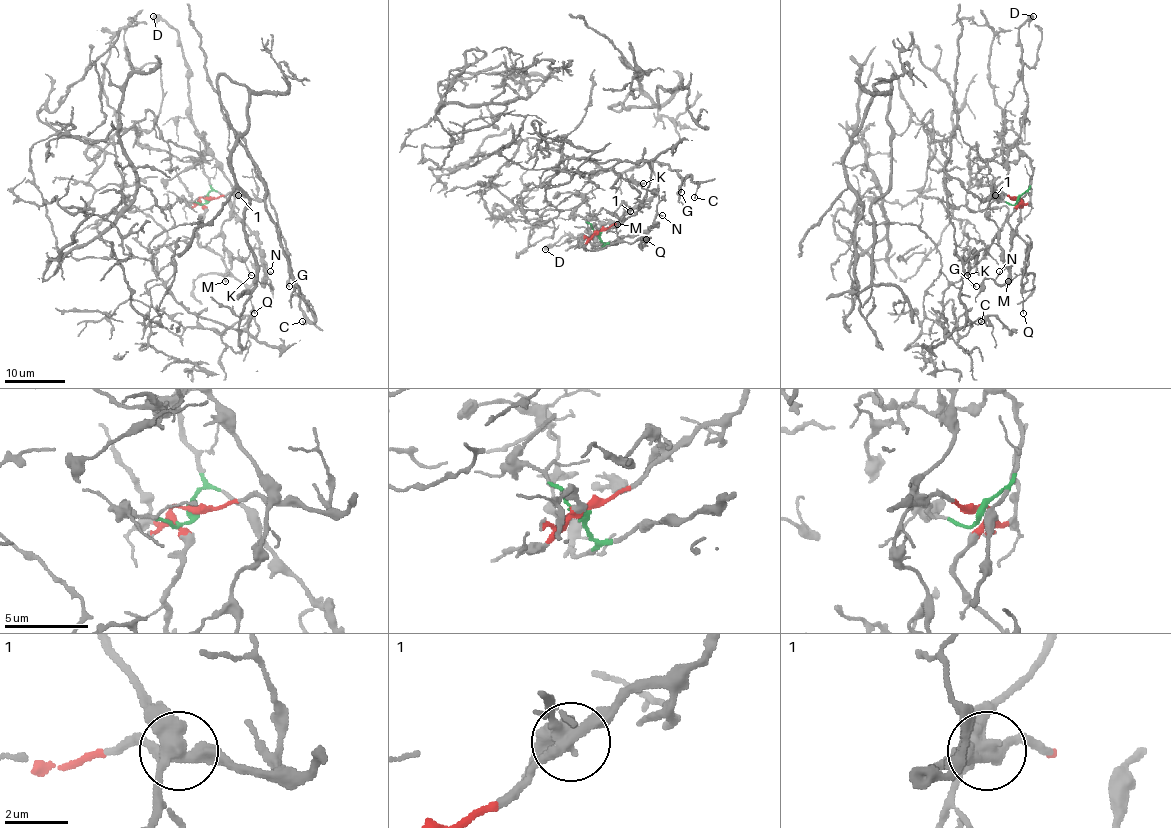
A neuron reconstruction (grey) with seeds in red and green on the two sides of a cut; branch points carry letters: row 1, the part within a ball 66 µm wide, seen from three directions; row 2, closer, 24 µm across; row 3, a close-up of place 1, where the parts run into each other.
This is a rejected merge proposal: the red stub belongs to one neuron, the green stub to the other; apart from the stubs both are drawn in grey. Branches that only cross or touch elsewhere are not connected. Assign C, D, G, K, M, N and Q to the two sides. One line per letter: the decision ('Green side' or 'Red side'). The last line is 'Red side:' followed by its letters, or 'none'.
C: Red side
D: Green side
G: Red side
K: Green side
M: Red side
N: Green side
Q: Red side
Red side: C, G, M, Q

